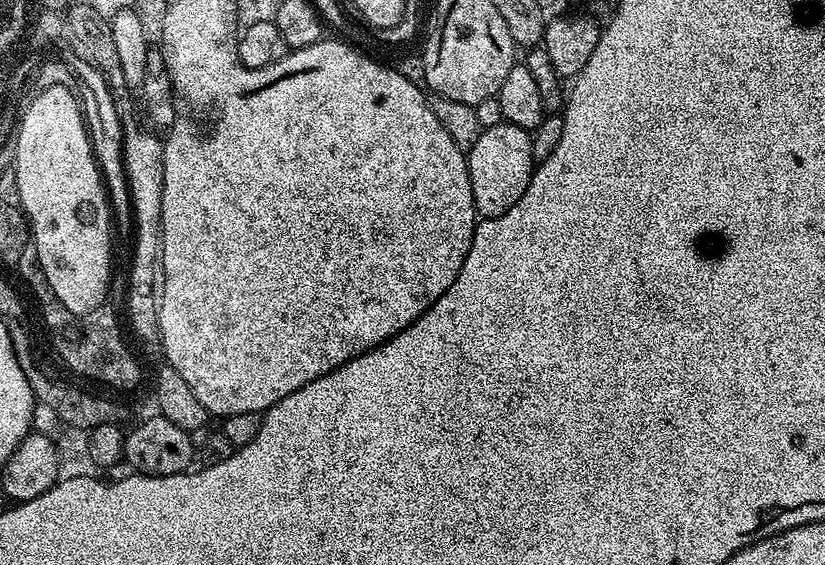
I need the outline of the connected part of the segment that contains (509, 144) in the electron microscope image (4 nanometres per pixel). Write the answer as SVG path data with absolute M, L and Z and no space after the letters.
M507 122L485 128L474 146L467 149L466 159L477 213L484 218L501 216L518 202L518 198L522 198L522 194L526 194L526 186L530 186L534 161L529 129Z

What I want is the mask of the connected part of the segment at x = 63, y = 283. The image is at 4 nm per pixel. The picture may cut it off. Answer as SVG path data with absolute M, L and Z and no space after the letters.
M61 82L53 92L44 92L37 105L26 110L20 117L23 129L14 141L15 189L30 231L39 240L40 256L52 287L68 304L68 313L79 318L95 313L107 296L114 277L112 271L112 232L114 221L110 215L110 201L106 185L90 139L89 129L84 129L84 116L80 104L68 84Z

